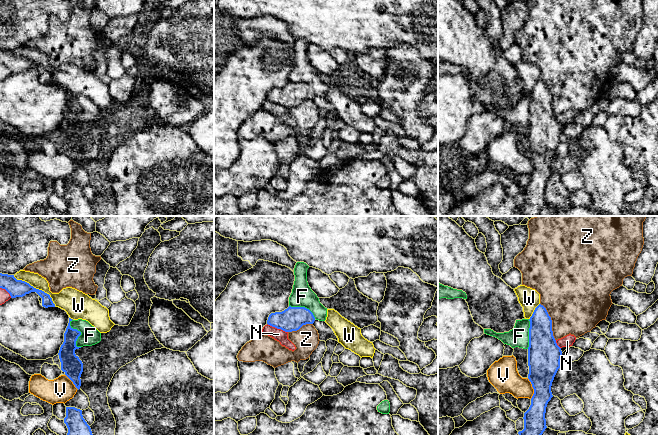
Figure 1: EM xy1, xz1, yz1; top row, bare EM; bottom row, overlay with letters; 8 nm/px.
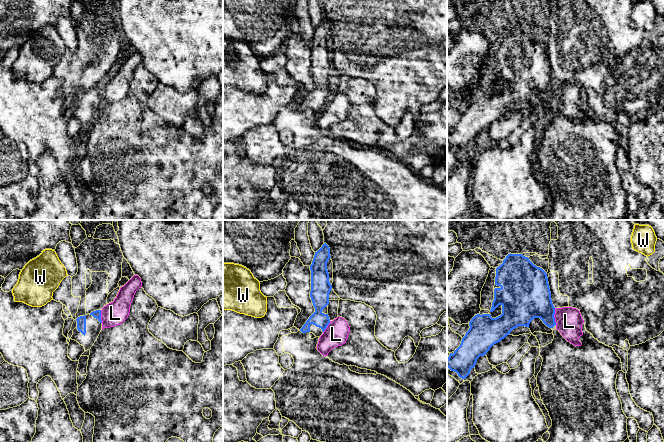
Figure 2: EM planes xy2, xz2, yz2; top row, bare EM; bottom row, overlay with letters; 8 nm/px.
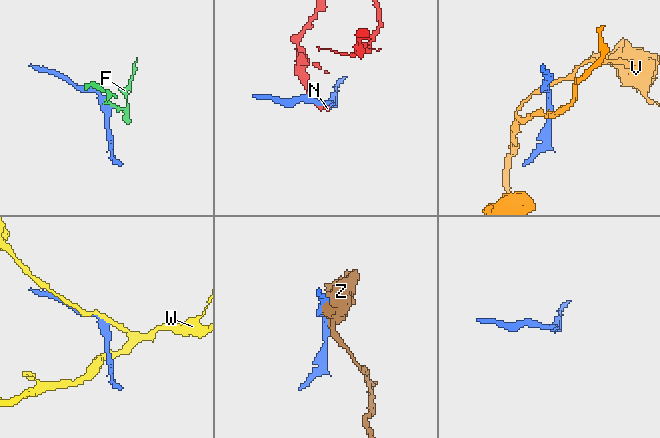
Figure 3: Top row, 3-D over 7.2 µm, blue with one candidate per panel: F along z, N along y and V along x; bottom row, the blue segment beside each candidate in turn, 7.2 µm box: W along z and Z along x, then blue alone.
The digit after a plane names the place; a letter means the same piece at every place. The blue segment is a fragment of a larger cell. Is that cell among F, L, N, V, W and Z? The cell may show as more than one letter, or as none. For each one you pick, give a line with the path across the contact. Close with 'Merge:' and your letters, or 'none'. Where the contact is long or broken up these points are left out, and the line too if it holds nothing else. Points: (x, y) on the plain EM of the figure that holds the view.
Merge: none

